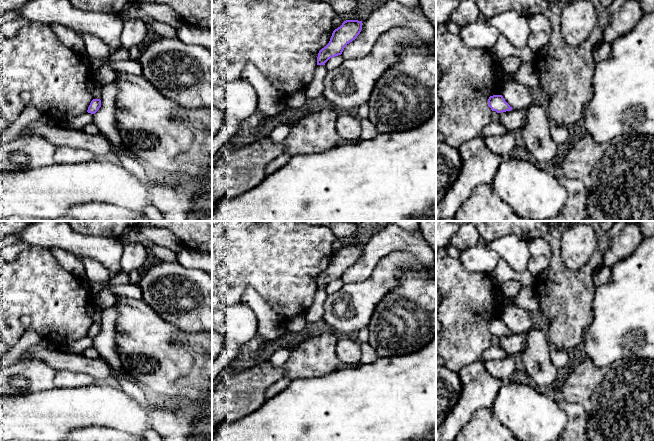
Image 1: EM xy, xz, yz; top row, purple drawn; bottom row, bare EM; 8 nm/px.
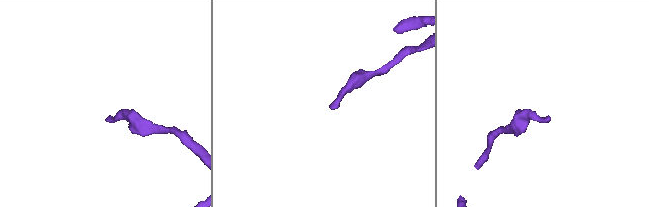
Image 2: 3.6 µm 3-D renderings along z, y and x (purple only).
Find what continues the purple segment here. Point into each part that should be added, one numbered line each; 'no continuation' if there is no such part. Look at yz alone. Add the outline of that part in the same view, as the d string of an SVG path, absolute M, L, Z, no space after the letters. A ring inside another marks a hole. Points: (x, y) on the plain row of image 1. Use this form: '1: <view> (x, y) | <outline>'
no continuation

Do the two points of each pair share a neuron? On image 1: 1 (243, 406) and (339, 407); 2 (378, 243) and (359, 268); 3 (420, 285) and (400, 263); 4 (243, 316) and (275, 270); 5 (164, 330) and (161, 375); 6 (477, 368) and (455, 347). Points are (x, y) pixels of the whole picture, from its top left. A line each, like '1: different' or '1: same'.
1: different
2: same
3: different
4: different
5: same
6: different

